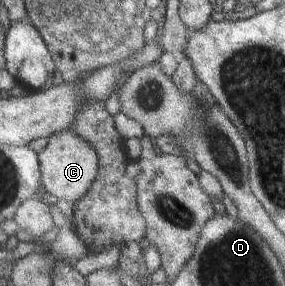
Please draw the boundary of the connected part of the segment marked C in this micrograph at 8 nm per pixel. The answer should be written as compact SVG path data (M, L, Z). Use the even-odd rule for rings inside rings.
M73 128L52 134L38 156L41 159L45 195L54 201L64 200L73 204L79 202L89 192L100 170L97 149Z

